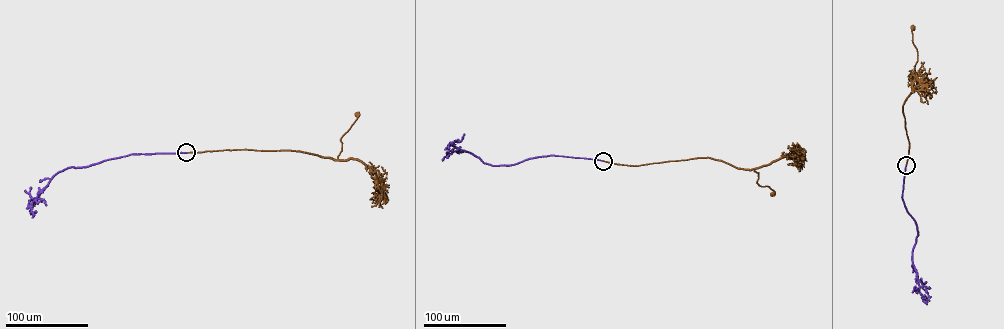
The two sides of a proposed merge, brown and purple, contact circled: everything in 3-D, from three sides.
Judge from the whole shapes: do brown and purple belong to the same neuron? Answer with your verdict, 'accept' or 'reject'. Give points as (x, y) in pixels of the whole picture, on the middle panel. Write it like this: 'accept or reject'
accept

